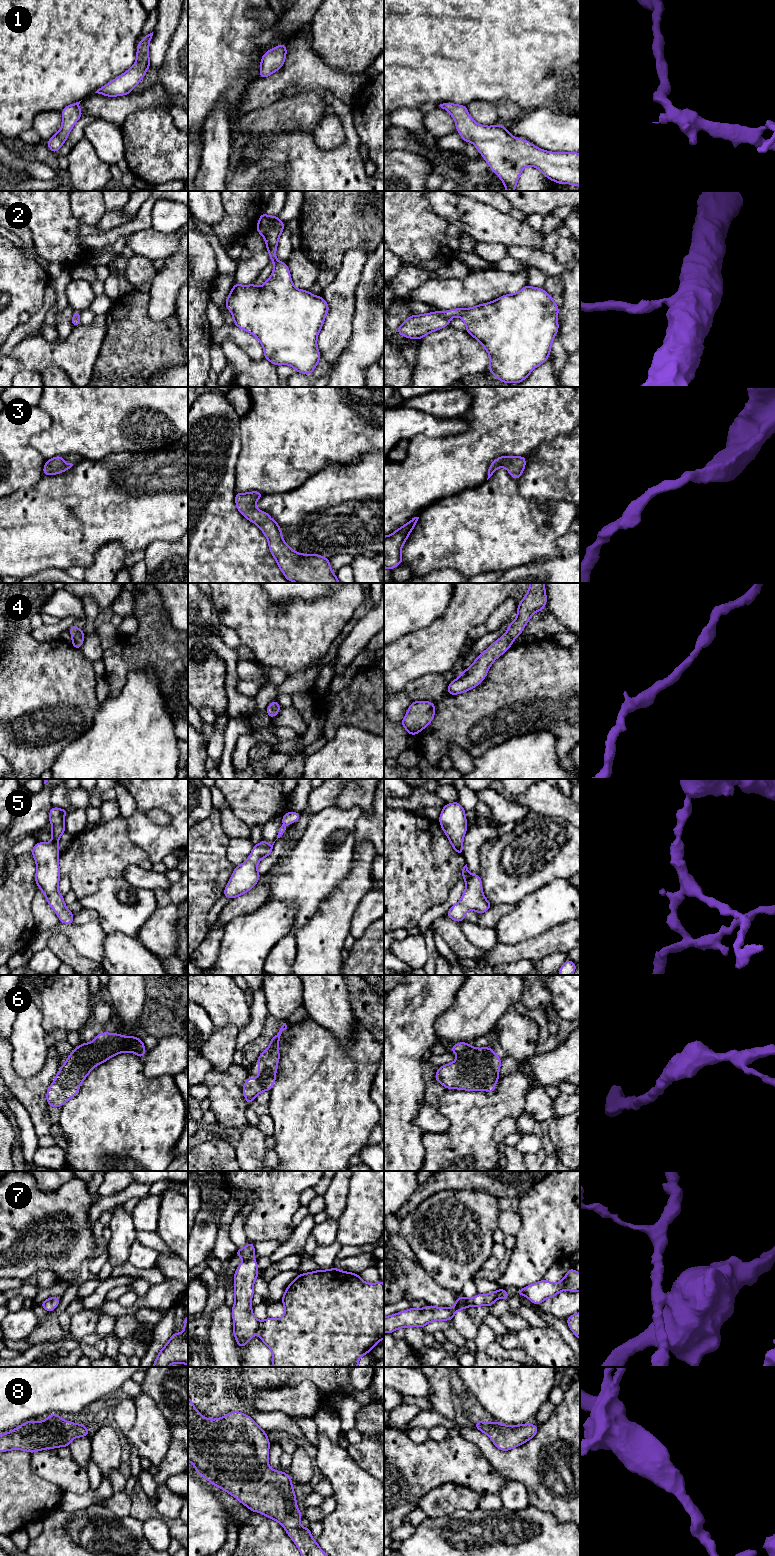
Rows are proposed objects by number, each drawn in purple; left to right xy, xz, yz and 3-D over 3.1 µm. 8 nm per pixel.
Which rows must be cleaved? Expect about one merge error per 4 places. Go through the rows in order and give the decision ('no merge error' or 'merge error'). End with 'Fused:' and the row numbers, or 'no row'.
1: no merge error
2: no merge error
3: no merge error
4: no merge error
5: no merge error
6: no merge error
7: no merge error
8: no merge error
Fused: no row

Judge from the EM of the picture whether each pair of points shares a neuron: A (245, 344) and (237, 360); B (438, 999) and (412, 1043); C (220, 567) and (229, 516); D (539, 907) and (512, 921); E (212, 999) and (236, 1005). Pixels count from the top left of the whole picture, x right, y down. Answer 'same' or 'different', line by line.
A: different
B: same
C: same
D: same
E: same

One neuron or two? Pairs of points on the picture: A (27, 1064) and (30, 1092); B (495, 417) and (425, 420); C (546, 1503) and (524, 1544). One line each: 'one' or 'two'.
A: two
B: two
C: two

